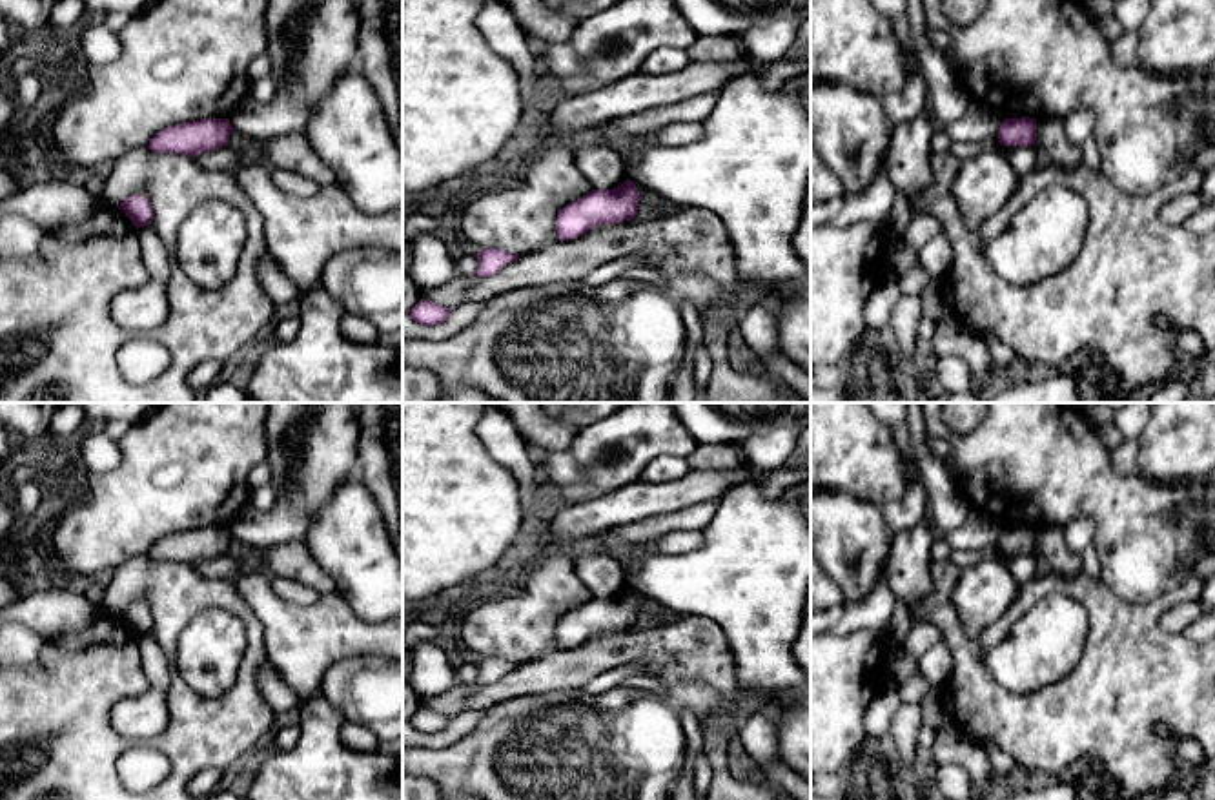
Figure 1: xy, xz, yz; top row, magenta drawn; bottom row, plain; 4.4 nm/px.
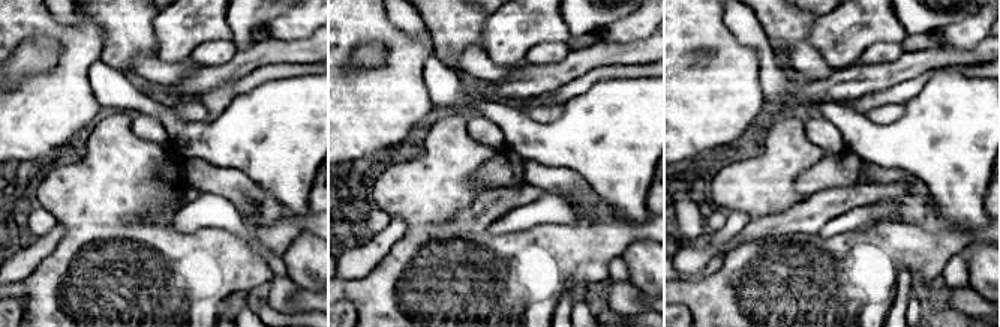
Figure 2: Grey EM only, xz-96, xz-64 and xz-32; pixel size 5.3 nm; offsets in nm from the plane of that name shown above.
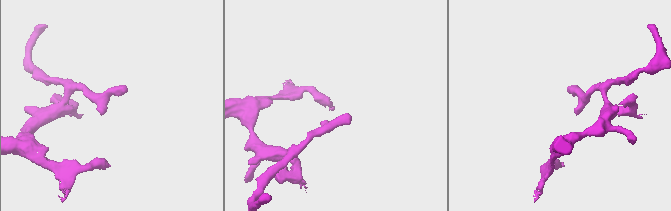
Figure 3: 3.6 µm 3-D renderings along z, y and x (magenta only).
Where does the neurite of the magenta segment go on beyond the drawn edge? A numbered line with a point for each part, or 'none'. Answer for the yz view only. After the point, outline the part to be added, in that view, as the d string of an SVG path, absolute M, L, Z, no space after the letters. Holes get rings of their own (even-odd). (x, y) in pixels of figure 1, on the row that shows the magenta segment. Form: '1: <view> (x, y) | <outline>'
none

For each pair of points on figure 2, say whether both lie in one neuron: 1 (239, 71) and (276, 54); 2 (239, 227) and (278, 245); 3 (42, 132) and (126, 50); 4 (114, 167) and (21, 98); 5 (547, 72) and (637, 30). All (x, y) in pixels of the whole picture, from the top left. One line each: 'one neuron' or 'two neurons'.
1: one neuron
2: two neurons
3: two neurons
4: two neurons
5: two neurons

